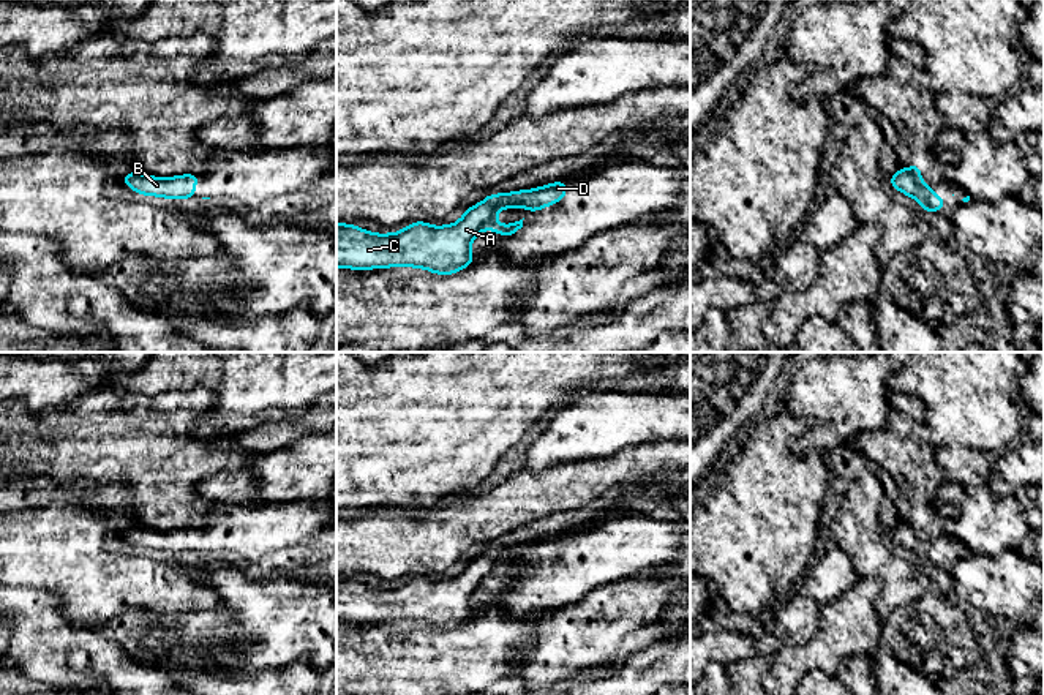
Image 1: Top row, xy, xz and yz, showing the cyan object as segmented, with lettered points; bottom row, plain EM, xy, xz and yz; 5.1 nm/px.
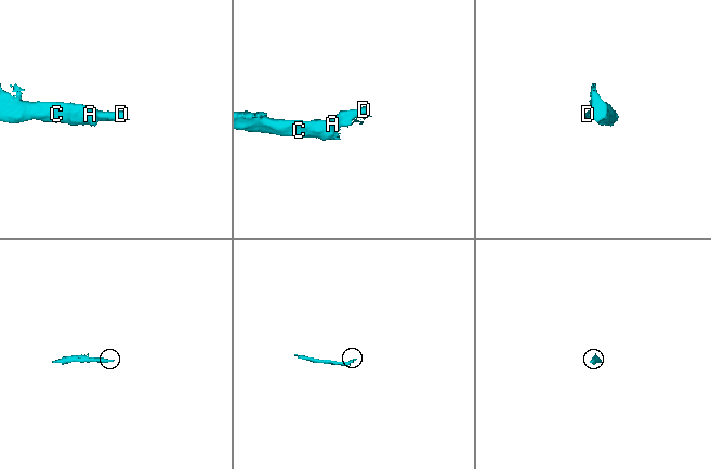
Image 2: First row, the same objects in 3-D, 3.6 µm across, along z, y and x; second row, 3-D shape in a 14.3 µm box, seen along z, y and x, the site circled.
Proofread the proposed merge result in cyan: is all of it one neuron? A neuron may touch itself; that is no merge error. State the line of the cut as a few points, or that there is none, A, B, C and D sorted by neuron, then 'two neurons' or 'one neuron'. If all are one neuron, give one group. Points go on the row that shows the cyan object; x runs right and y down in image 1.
no cut | A B C D | one neuron

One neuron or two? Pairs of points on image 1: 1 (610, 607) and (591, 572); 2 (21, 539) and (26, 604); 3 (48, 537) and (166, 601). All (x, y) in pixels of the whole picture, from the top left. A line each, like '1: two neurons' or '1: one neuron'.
1: two neurons
2: two neurons
3: one neuron

